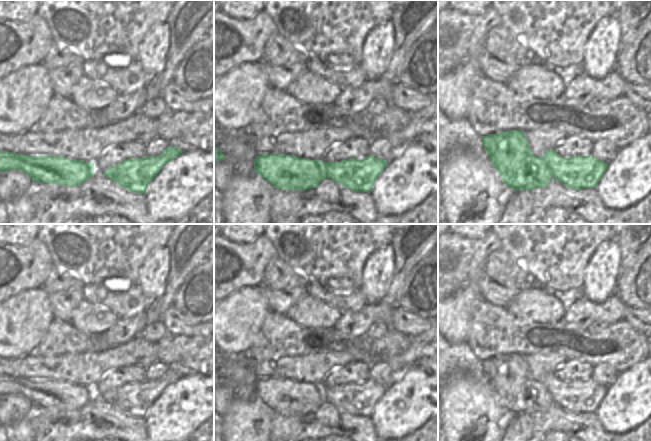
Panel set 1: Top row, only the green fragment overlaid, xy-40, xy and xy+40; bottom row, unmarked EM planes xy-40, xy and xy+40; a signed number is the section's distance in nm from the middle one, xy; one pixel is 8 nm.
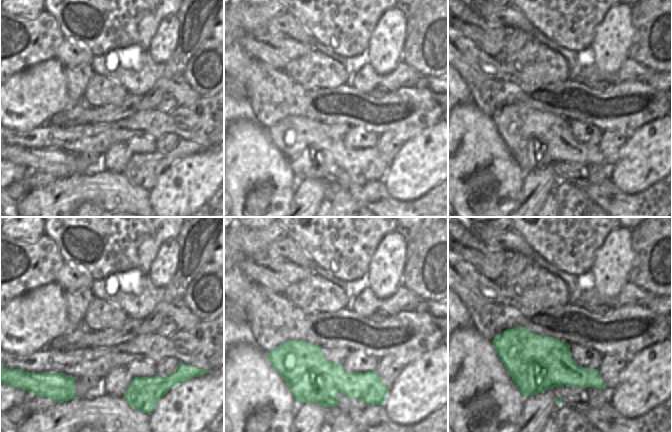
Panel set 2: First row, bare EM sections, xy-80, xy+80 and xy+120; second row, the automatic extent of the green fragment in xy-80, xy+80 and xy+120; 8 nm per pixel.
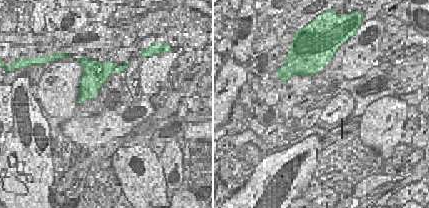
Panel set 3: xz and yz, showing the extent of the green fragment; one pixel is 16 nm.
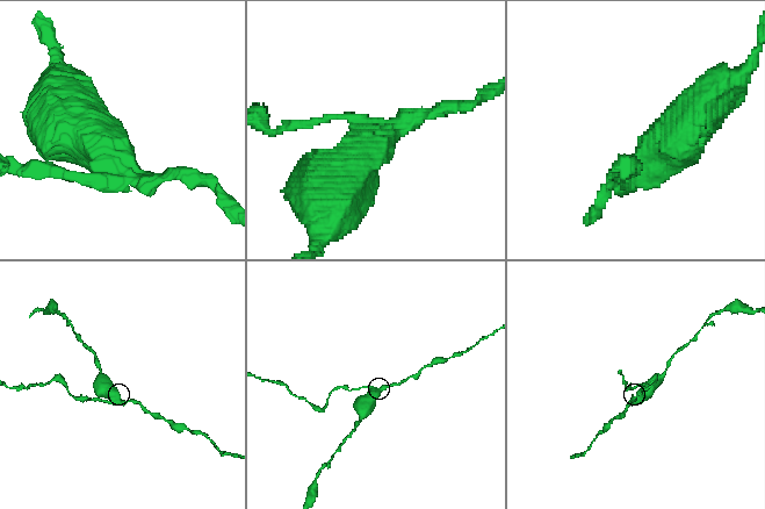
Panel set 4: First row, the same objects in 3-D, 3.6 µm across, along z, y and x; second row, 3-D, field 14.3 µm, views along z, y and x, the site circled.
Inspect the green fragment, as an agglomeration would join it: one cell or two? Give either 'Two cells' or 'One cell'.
Two cells.

